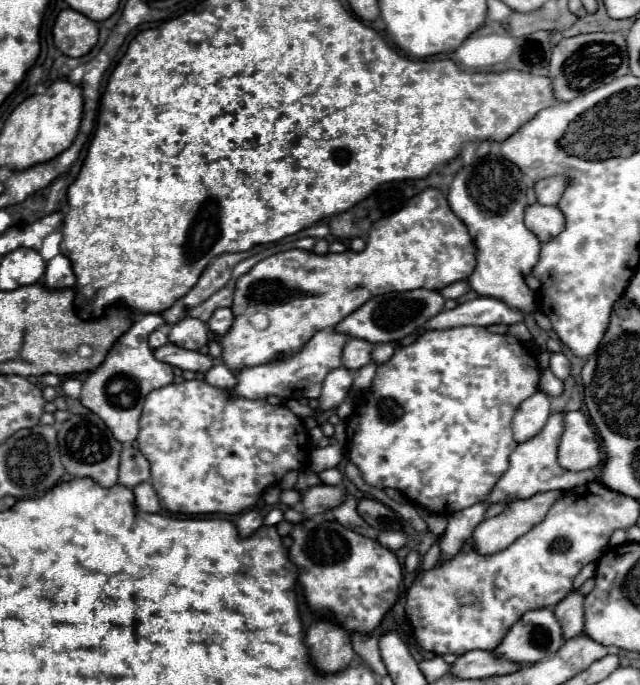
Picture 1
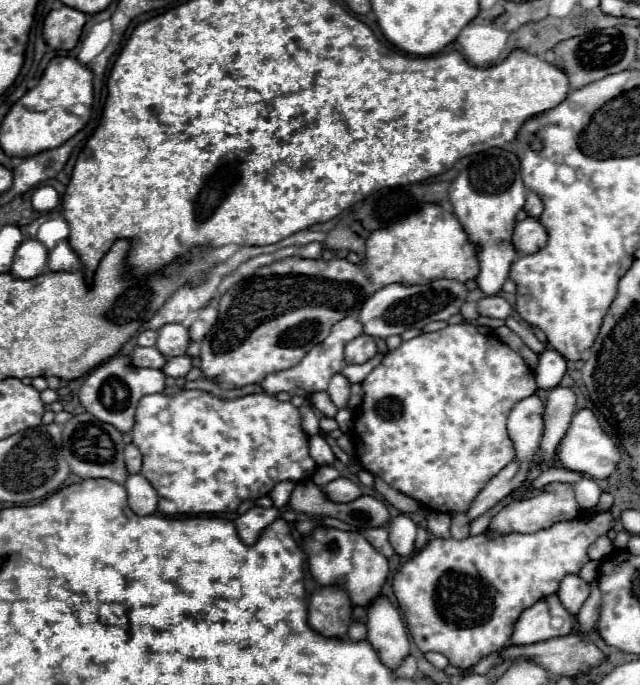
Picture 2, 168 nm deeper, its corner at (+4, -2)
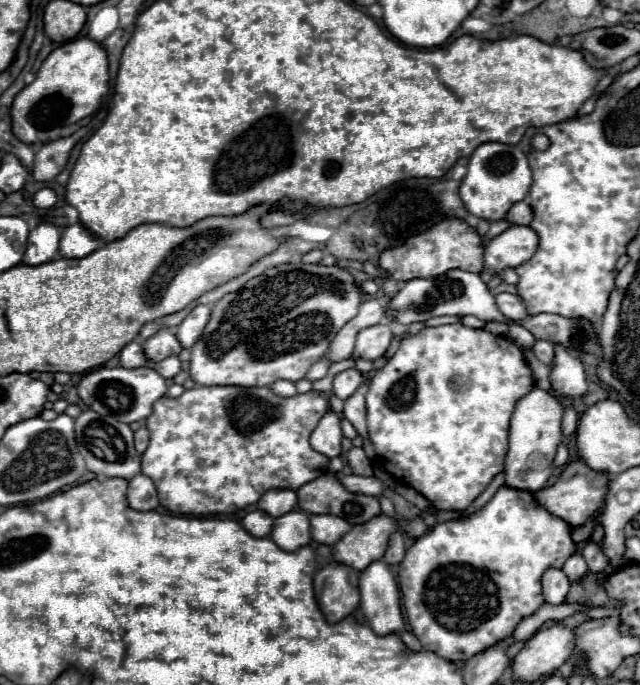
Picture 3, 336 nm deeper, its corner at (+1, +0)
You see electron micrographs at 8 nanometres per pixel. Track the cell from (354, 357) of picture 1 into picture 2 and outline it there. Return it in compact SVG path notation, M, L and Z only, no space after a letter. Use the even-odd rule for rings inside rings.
M359 335L345 347L345 361L347 363L365 363L377 355L377 339L369 335Z

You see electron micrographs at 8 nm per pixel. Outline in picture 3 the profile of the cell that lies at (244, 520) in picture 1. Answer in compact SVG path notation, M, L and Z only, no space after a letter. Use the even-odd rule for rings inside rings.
M256 509L252 513L248 513L244 519L242 519L242 525L244 529L254 535L254 537L268 537L272 533L272 525L274 525L274 517L272 515L266 515L264 511Z

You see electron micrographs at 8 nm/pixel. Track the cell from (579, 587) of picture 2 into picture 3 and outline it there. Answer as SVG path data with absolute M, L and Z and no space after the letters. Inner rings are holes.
M578 553L578 555L572 555L572 557L564 563L562 571L564 571L566 577L570 579L570 583L580 583L580 581L584 581L584 577L588 575L586 561L584 561L584 557L582 557L580 553Z

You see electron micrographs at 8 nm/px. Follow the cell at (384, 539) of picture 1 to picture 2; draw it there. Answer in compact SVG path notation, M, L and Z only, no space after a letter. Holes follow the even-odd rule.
M397 515L395 519L391 519L387 531L389 531L391 545L399 555L411 555L413 553L417 525L407 515Z

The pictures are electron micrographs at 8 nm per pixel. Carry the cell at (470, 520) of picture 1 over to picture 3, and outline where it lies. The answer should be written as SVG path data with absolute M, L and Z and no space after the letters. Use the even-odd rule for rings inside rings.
M534 387L528 395L524 395L514 409L514 415L510 419L510 449L506 453L504 461L504 475L506 485L520 491L542 489L552 473L552 461L556 455L556 447L562 441L560 421L562 421L562 403L550 395L548 391Z

